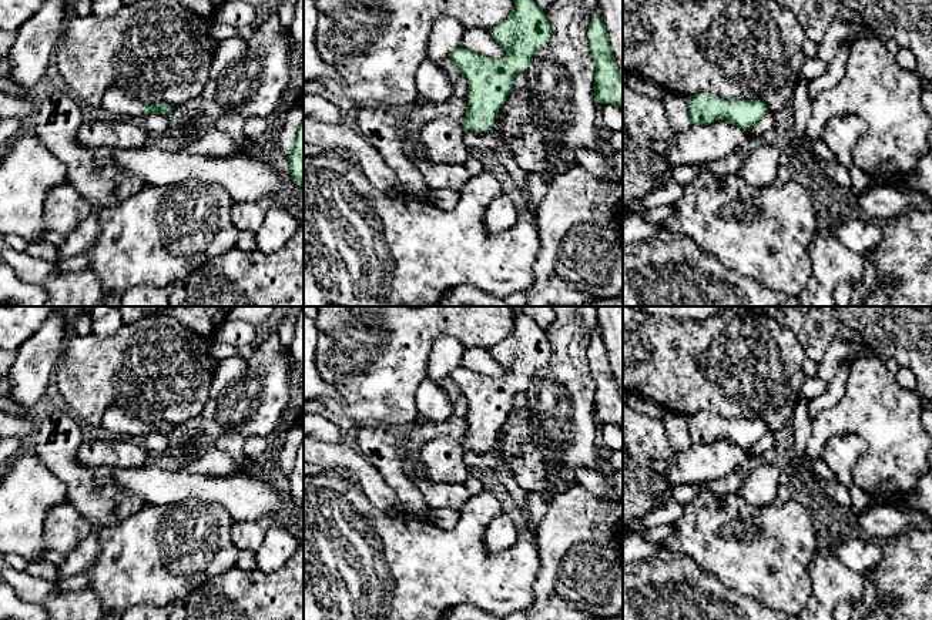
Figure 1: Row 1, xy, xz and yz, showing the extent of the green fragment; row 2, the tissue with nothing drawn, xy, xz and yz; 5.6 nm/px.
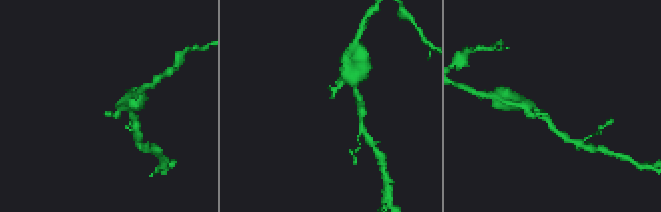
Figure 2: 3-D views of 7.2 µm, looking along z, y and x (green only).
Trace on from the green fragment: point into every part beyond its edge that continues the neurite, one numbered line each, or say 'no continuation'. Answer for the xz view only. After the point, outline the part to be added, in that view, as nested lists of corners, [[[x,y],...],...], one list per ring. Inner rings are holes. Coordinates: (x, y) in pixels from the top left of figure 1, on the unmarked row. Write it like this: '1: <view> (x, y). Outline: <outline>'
1: xz (443, 458). Outline: [[[447,436],[429,440],[420,450],[420,460],[426,466],[423,475],[433,483],[463,483],[470,475],[463,460],[463,452],[462,440]]]

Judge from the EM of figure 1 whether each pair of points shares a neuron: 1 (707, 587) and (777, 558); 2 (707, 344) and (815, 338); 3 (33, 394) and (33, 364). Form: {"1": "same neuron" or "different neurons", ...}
{"1": "different neurons", "2": "different neurons", "3": "same neuron"}

